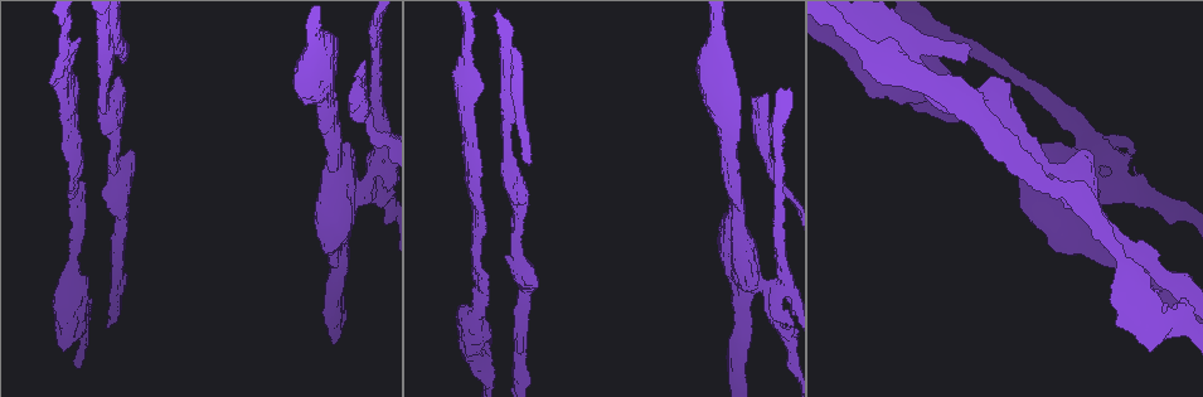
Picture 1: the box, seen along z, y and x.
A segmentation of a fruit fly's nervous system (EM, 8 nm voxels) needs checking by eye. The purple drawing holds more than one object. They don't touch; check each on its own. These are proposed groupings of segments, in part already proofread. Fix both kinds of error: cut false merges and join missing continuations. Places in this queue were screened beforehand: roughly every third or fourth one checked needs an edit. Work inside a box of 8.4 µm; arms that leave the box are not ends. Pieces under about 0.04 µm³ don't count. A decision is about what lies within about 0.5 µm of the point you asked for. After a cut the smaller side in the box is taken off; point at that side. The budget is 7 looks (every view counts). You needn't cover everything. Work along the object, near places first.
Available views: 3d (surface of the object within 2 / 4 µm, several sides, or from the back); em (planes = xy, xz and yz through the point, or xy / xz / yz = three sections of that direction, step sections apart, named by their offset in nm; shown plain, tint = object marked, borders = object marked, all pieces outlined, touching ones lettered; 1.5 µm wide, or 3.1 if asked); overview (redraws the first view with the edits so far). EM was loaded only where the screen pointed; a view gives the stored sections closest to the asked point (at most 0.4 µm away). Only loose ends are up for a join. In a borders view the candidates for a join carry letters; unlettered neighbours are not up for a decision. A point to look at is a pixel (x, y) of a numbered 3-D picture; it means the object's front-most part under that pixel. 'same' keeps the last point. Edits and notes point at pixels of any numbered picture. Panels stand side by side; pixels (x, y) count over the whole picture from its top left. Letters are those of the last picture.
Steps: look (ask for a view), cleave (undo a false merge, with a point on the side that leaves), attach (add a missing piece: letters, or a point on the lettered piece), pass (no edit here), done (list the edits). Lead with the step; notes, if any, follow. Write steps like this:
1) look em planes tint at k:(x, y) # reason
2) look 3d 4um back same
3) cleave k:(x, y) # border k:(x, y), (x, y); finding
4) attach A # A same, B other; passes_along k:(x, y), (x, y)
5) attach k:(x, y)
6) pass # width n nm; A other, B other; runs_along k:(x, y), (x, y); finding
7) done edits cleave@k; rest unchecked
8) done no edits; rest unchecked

look em xy step 8 borders at 1:(964, 82) # free end

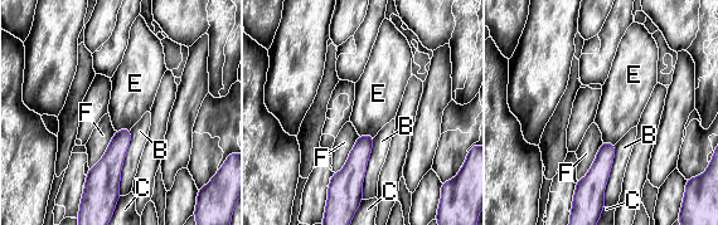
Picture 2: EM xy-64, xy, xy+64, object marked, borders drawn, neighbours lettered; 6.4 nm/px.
pass # B other, C other, E other, F other; border 2:(130, 128), (119, 128), (116, 131); no lettered piece goes on from it

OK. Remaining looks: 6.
look 3d 2um at 1:(133, 152) # branch stops here

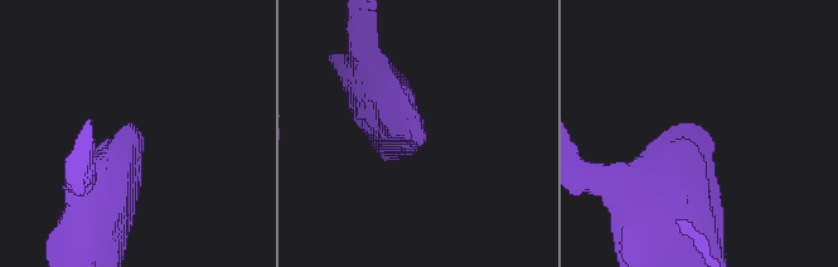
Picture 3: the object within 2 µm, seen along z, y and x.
look em planes plain at 3:(417, 132)

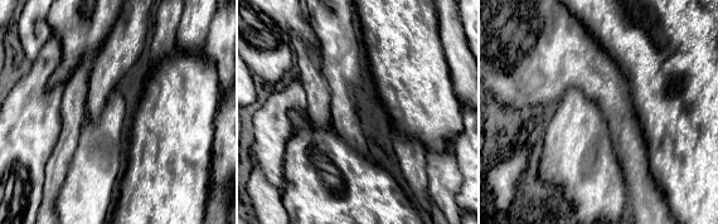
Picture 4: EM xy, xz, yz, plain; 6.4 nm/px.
look em planes borders same

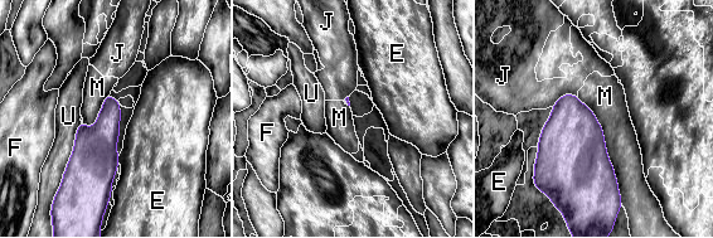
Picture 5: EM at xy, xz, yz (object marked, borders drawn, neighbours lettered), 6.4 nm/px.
pass # longest_contact M 750 nm; E other, F other, J other, M other, U other; border 5:(120, 155), (117, 163); no lettered piece goes on from it

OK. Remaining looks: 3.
look 3d 2um at 1:(79, 239) # calibre changes

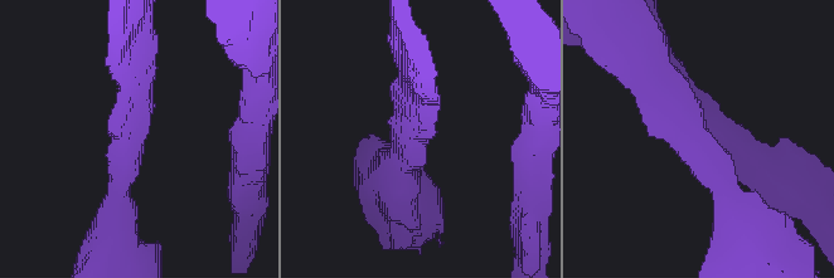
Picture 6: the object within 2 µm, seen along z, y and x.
look em yz step 8 tint at 6:(127, 138)

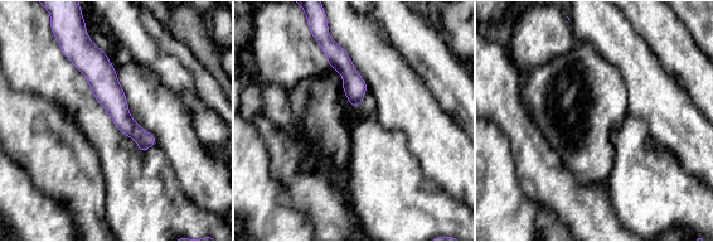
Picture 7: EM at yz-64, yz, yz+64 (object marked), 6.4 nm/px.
look em xy step 4 borders same # another direction

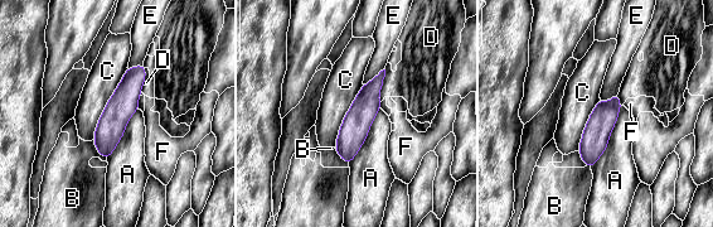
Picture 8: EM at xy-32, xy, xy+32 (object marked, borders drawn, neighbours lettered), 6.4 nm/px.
pass # A other, B other, C other, D other, E other, F other; border 8:(621, 105), (609, 144), (591, 168); continuous, no second neuron

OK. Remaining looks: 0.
done no edits; rest unchecked

